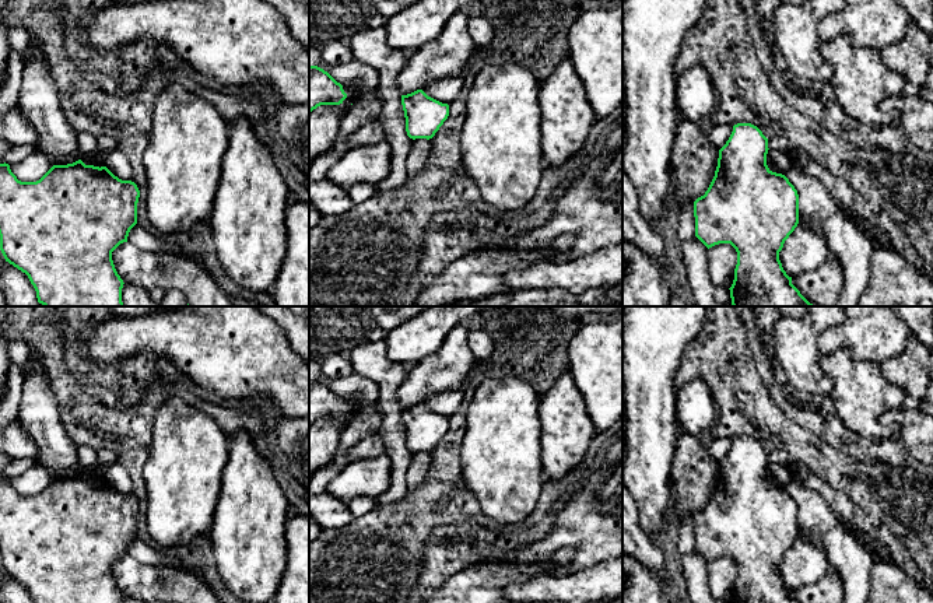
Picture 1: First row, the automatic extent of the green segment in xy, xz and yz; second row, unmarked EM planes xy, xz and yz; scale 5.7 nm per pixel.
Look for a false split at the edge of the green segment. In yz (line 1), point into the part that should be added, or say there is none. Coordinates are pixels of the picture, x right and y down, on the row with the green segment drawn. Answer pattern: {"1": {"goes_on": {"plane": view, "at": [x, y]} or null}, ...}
{"1": {"goes_on": null}}

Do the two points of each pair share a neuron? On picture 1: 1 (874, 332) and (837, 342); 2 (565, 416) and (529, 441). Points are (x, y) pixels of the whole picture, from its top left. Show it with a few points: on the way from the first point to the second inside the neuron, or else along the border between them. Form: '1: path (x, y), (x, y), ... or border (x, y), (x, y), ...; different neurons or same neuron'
1: path (865, 332), (846, 335); same neuron
2: border (540, 400), (540, 463), (543, 466); different neurons

